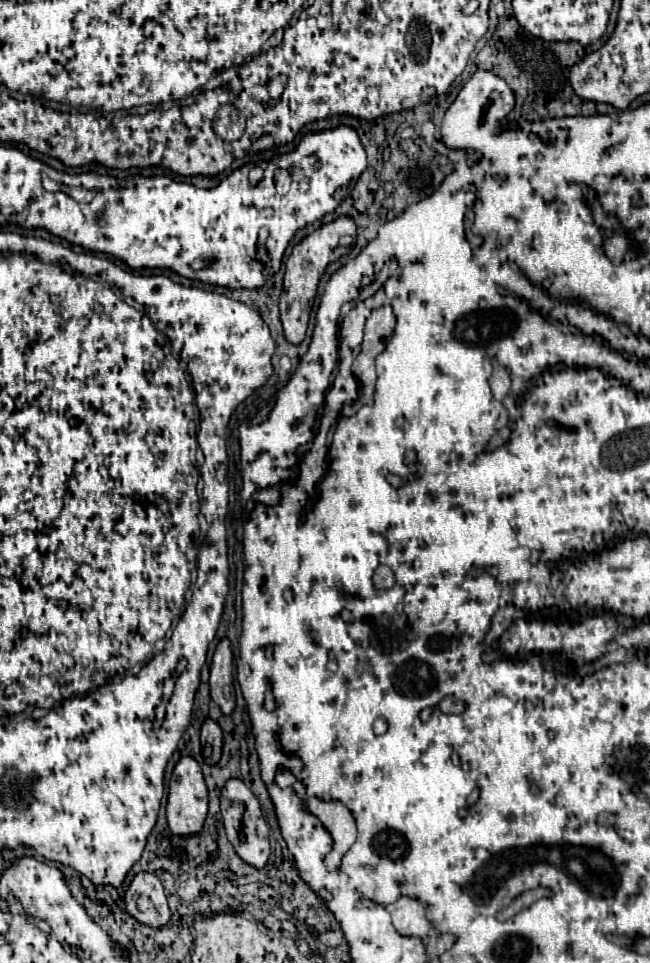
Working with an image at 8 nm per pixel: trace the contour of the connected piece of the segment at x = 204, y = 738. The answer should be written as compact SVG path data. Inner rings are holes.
M207 718L201 726L201 746L203 746L203 760L207 764L217 764L221 758L223 732L221 732L219 724L211 718Z

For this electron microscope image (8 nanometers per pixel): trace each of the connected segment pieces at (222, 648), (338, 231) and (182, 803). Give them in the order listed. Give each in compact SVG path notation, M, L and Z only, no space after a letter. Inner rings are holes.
M223 638L217 644L217 650L211 660L211 698L219 704L223 714L231 714L235 708L233 692L233 652L229 638Z
M341 216L335 218L333 222L323 224L321 228L313 230L307 234L299 244L295 244L289 260L287 260L287 270L285 270L285 290L279 298L279 310L281 310L281 322L285 328L285 338L291 344L299 344L305 338L307 324L309 324L309 312L317 294L317 284L321 274L325 272L327 264L337 260L339 256L347 254L349 248L355 244L355 222L351 216Z
M183 756L175 774L179 782L169 782L167 798L167 822L173 834L189 836L197 834L207 816L207 786L203 772L195 758Z

